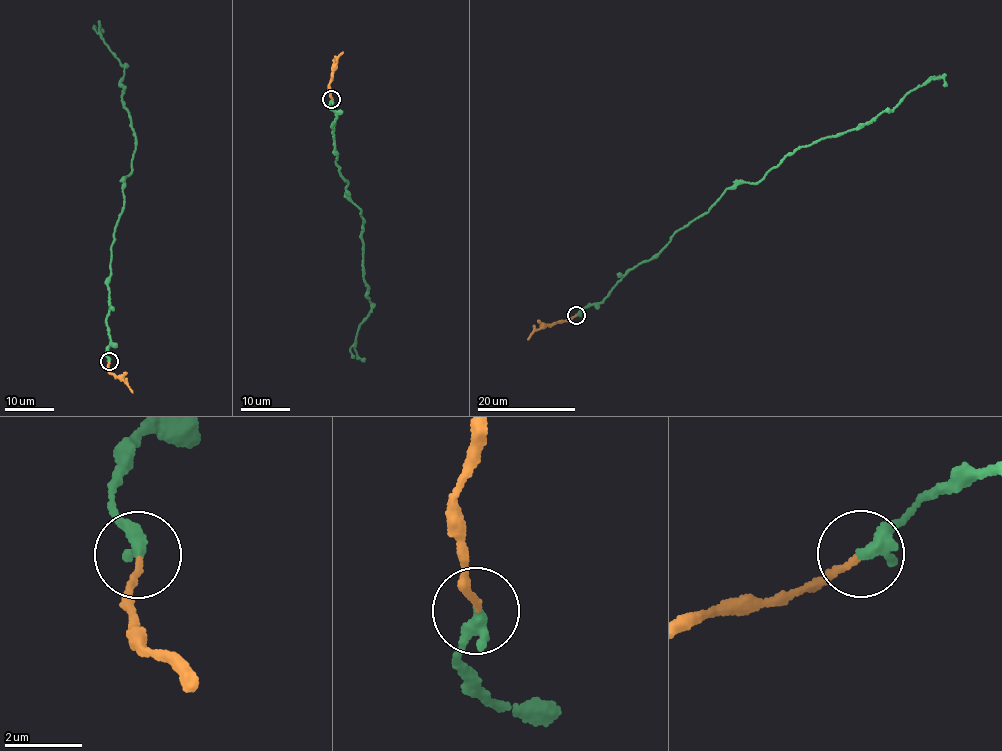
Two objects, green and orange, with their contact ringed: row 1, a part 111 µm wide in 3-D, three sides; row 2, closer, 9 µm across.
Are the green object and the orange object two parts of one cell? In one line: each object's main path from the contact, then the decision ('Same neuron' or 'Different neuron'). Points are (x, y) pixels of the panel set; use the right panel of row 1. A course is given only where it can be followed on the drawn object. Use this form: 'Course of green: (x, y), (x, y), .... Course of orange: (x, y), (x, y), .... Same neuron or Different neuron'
Course of green: (576, 314), (603, 301), (726, 190), (755, 184), (786, 156), (893, 111), (930, 80), (943, 78), (944, 86). Course of orange: (576, 314), (543, 325), (528, 340). Same neuron

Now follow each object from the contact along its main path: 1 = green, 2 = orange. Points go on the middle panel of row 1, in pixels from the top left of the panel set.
1: (331, 99), (336, 164), (363, 225), (362, 269), (372, 312), (358, 328), (354, 348), (365, 359)
2: (331, 99), (329, 91), (332, 68), (343, 52)

